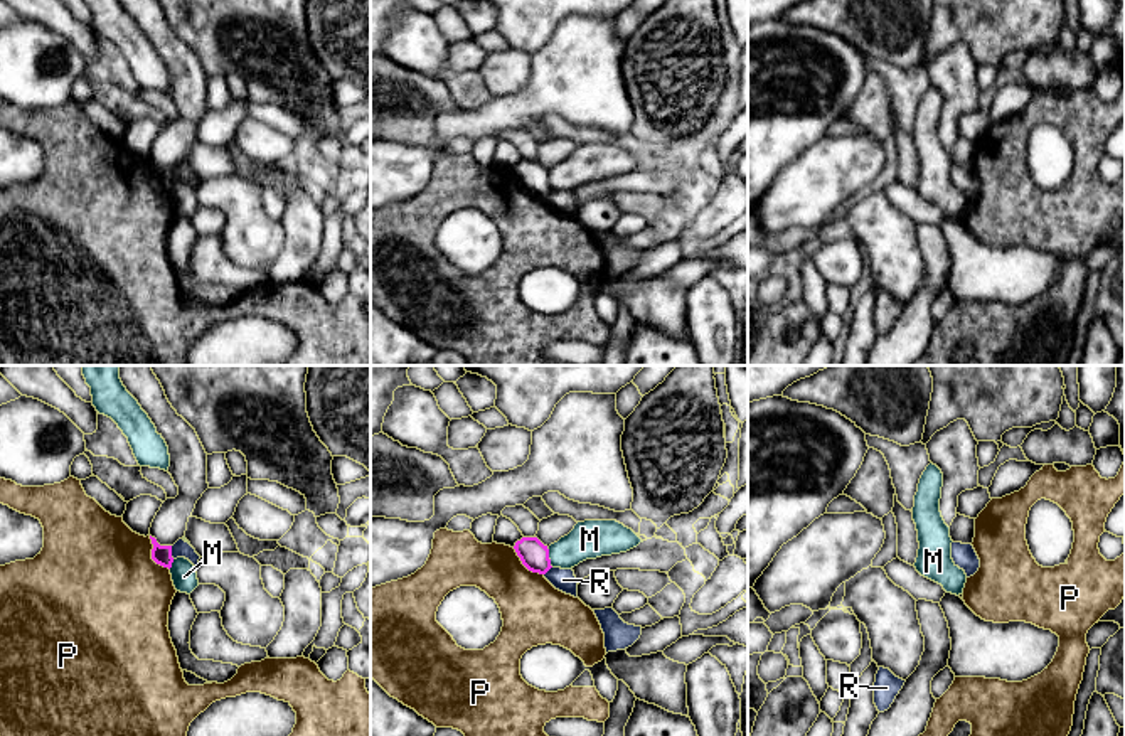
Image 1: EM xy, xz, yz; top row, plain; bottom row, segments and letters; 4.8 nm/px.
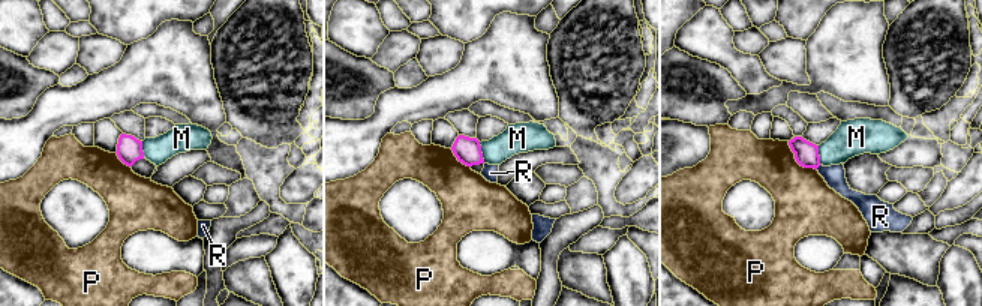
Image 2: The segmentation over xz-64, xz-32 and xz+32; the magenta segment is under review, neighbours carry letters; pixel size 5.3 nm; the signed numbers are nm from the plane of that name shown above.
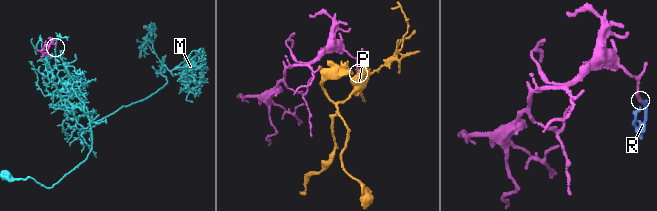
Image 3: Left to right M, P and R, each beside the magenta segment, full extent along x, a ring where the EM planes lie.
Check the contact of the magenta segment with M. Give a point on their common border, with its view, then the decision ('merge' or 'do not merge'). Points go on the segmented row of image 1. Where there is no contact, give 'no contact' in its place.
contact xz (548, 558); do not merge

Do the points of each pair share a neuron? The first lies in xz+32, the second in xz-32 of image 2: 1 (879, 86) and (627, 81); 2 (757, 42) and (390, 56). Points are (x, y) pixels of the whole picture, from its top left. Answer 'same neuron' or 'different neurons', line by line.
1: different neurons
2: same neuron

